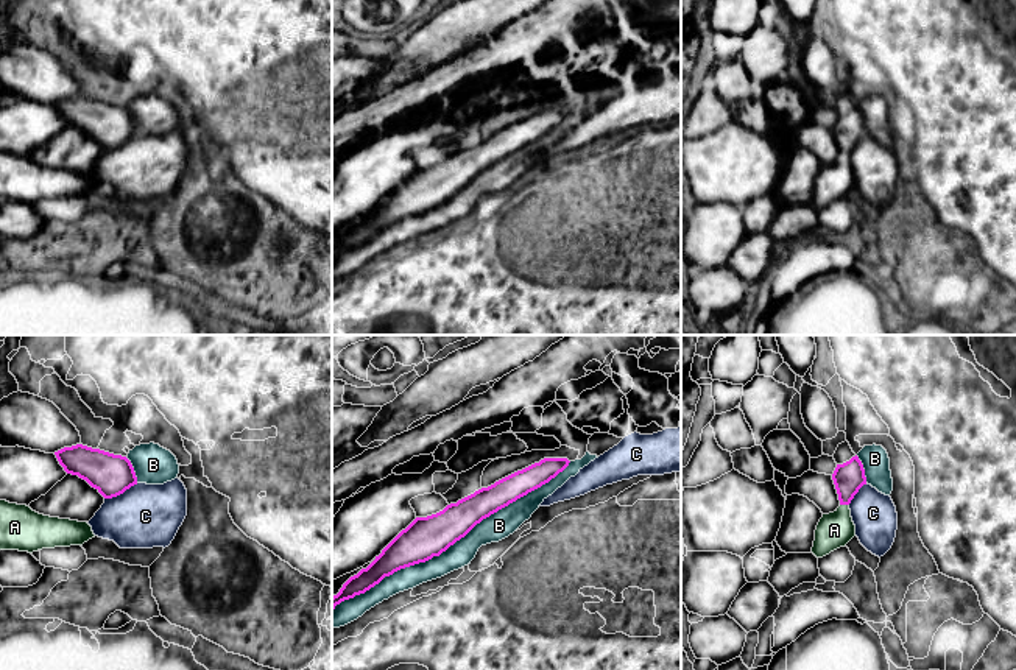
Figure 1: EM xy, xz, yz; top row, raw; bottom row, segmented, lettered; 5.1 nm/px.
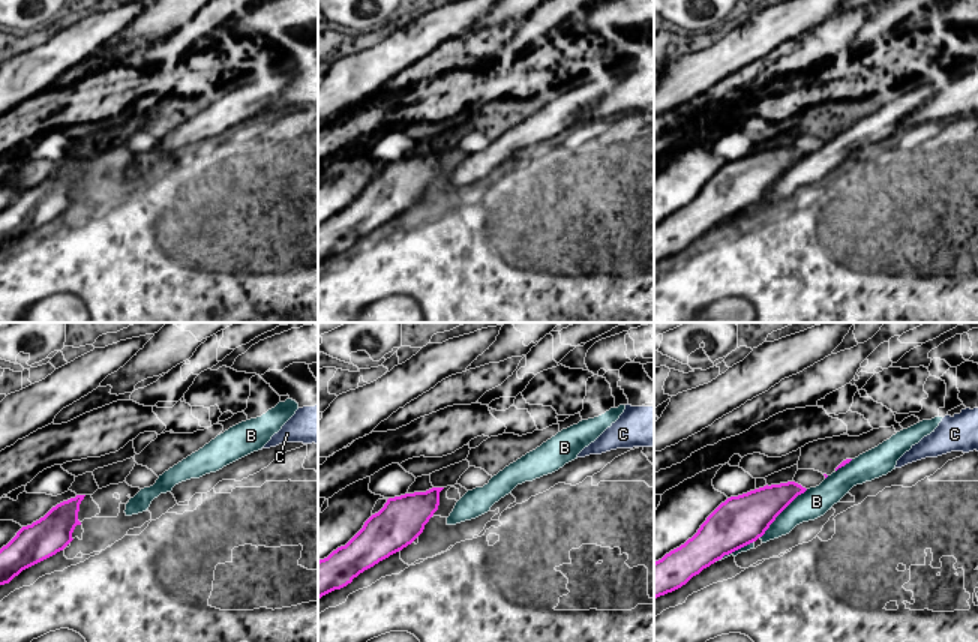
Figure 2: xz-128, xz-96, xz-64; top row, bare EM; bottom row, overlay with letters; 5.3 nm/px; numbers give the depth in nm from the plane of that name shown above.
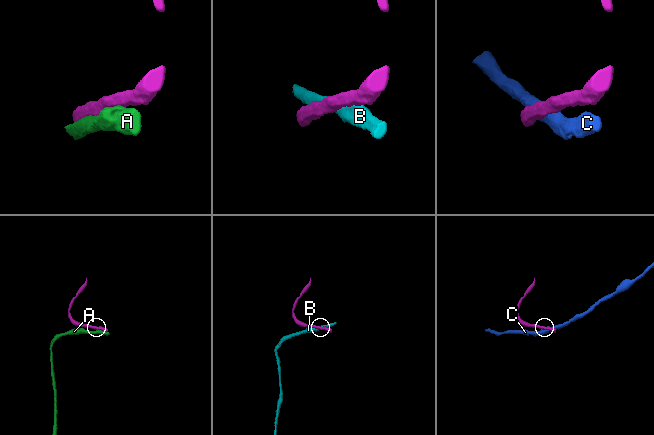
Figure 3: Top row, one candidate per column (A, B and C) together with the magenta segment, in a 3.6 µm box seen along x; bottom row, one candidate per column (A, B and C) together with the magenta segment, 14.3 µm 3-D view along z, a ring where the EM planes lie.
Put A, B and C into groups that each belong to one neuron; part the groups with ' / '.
A / B / C

